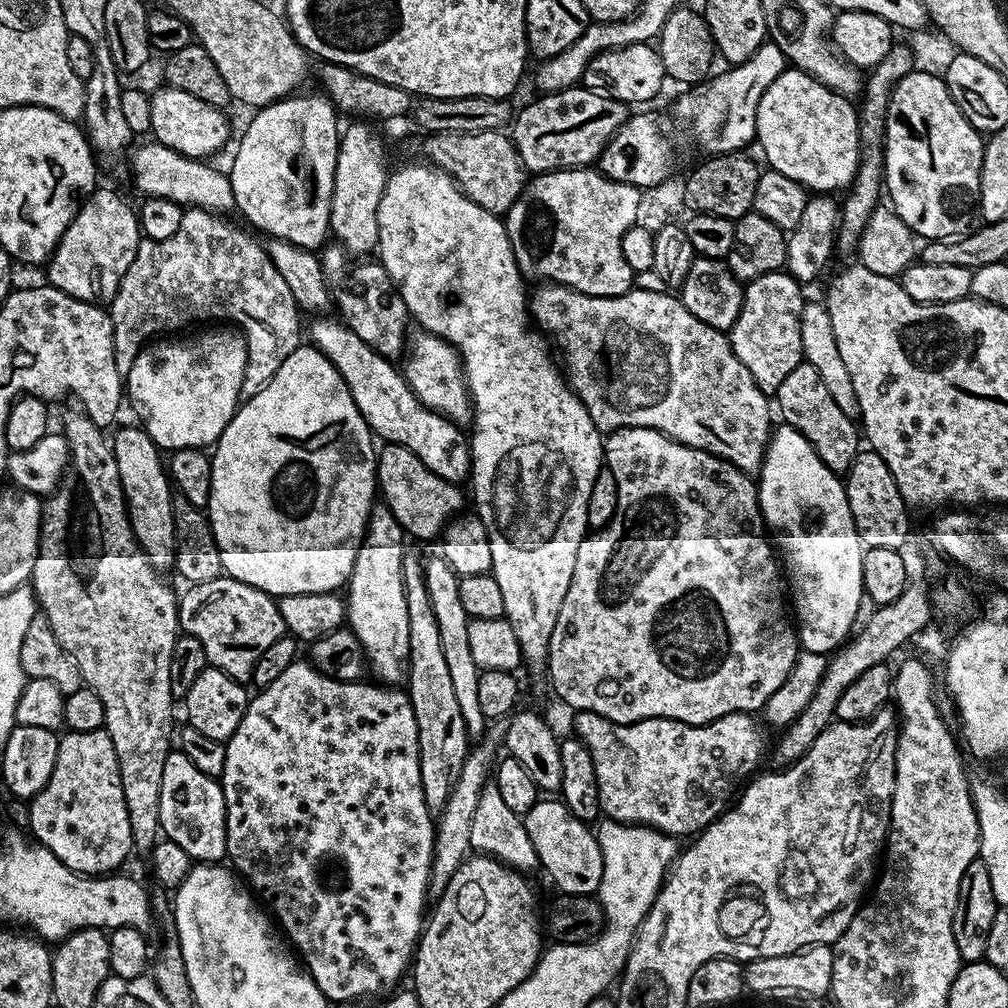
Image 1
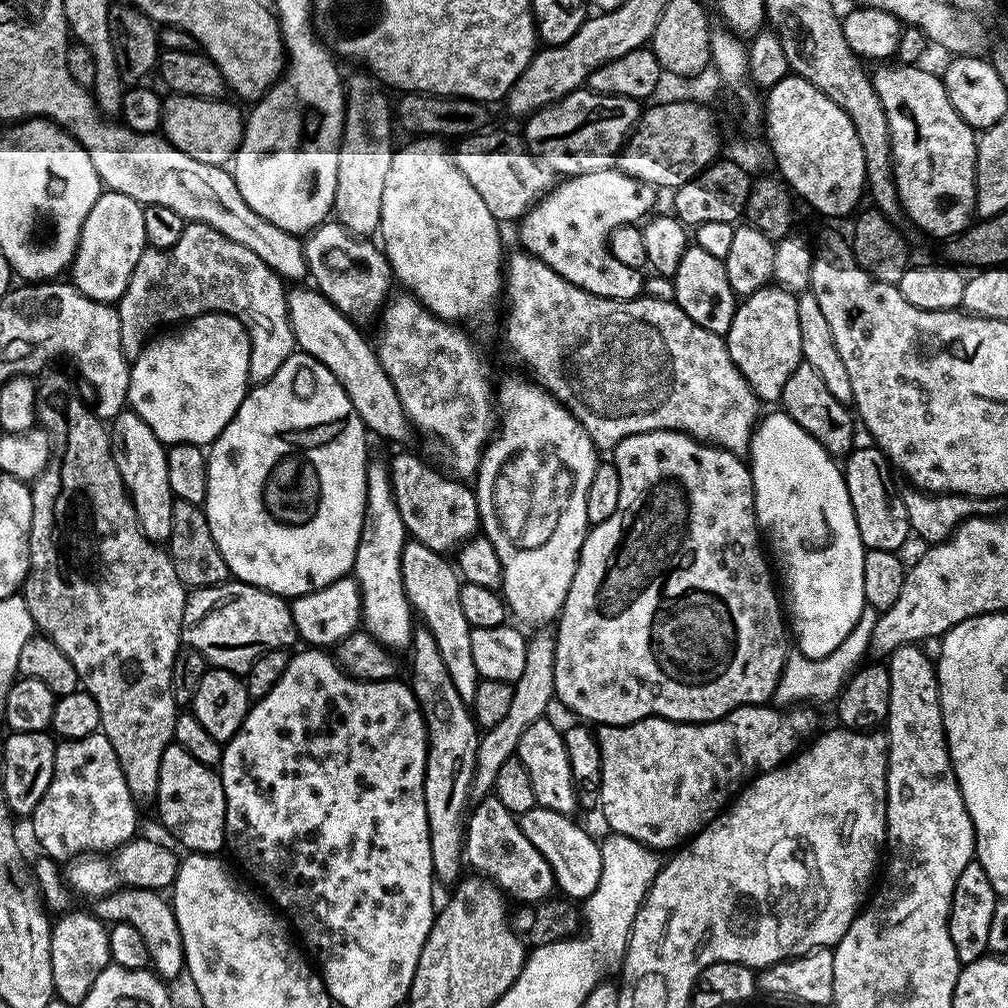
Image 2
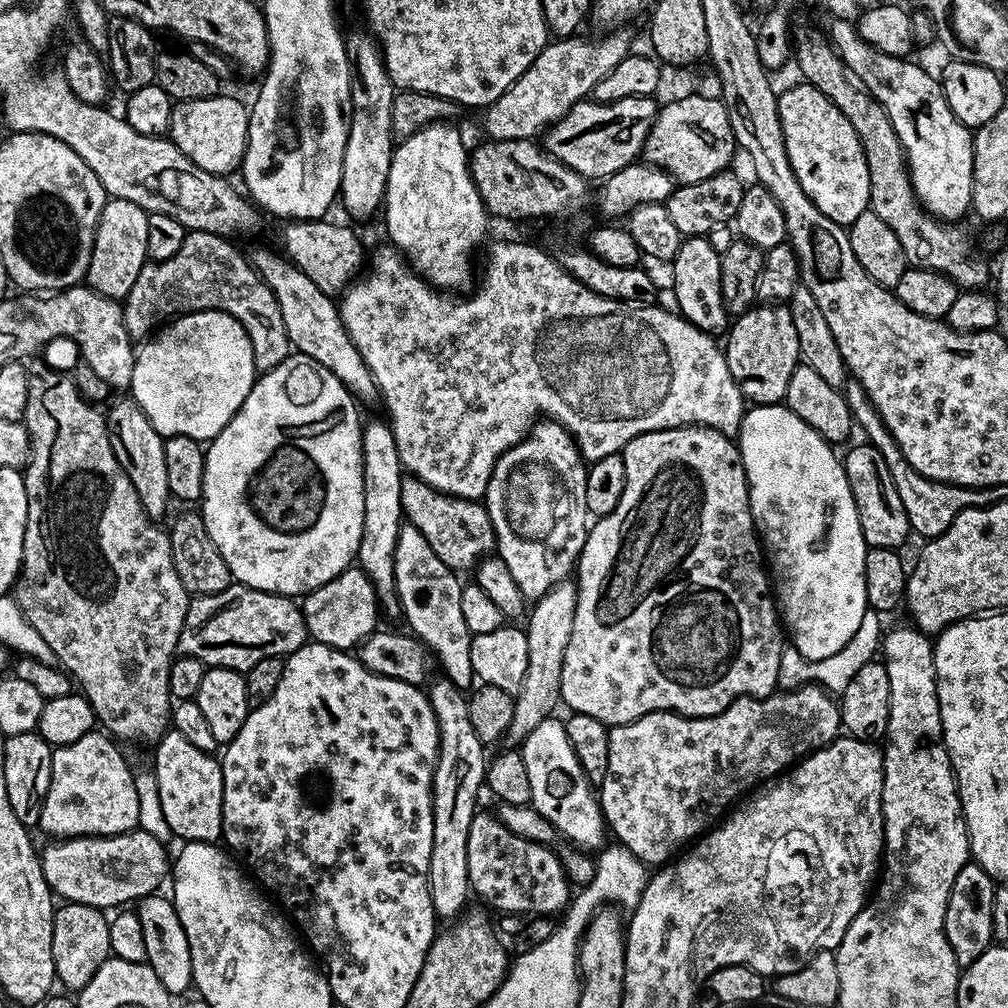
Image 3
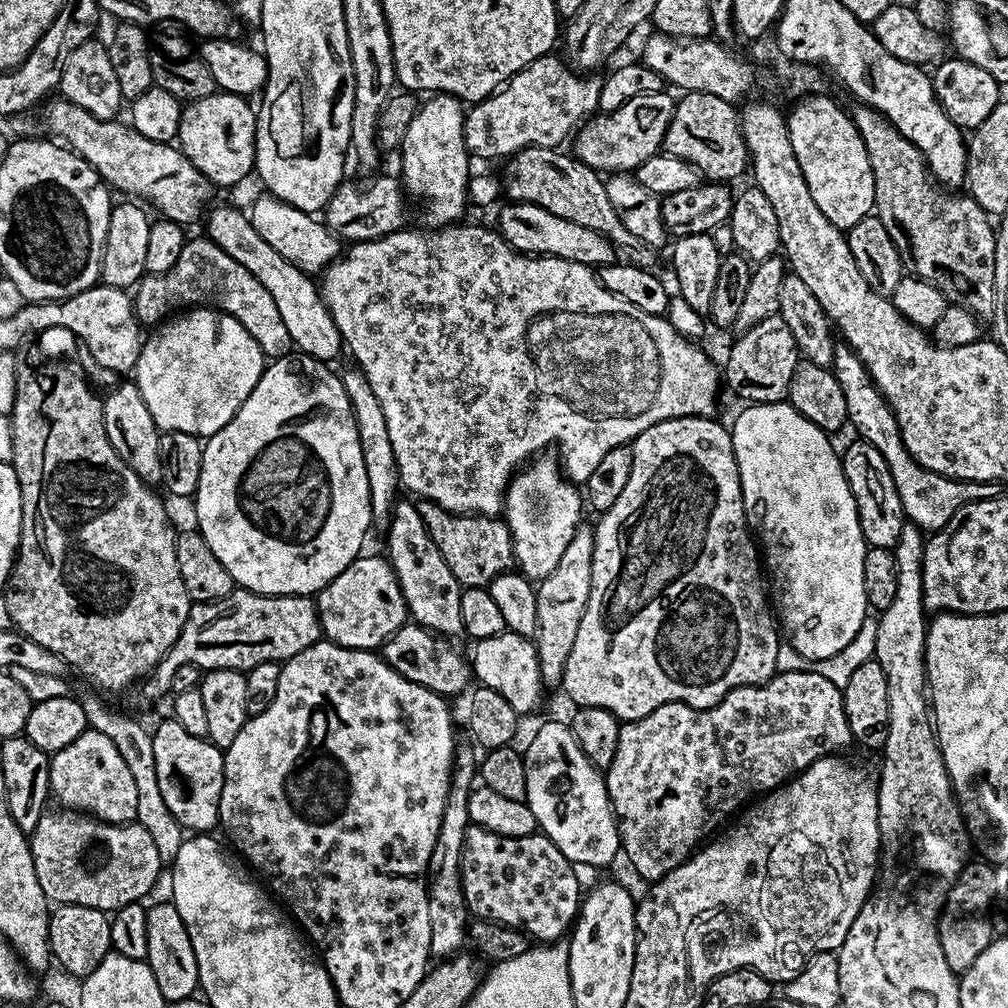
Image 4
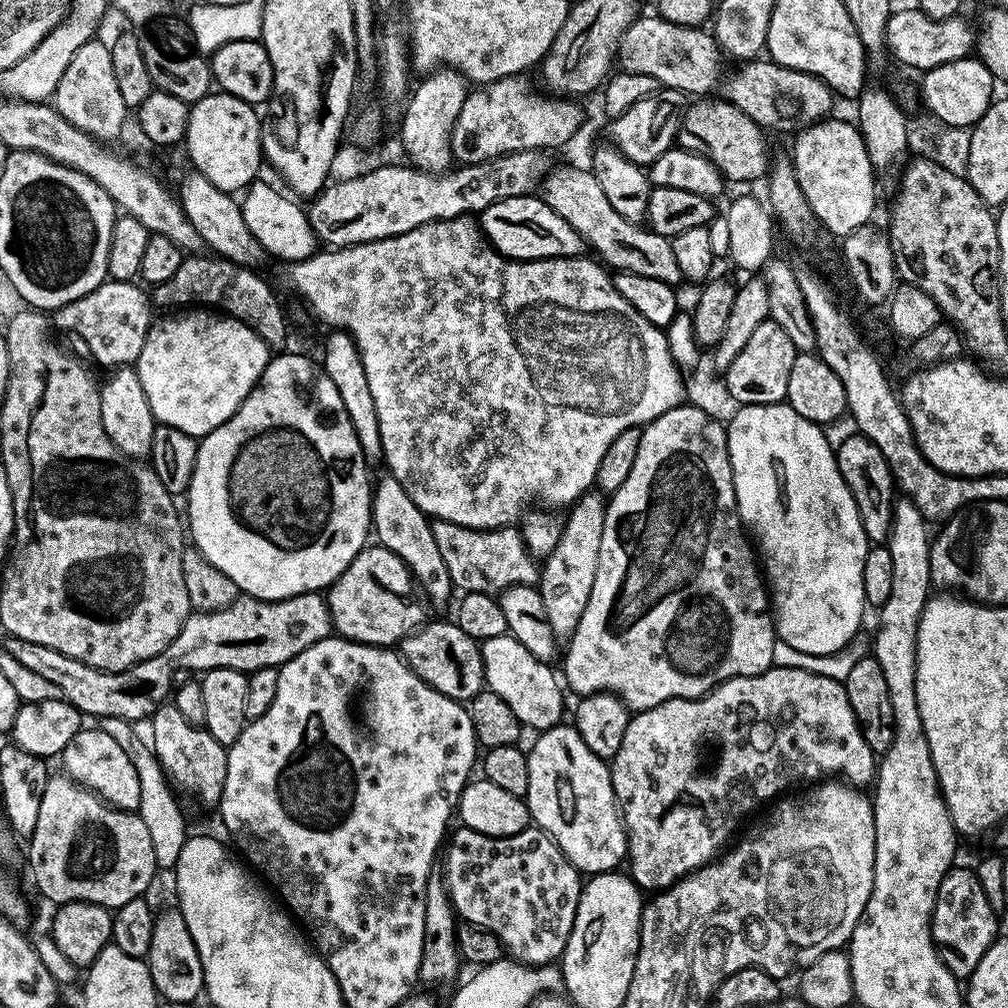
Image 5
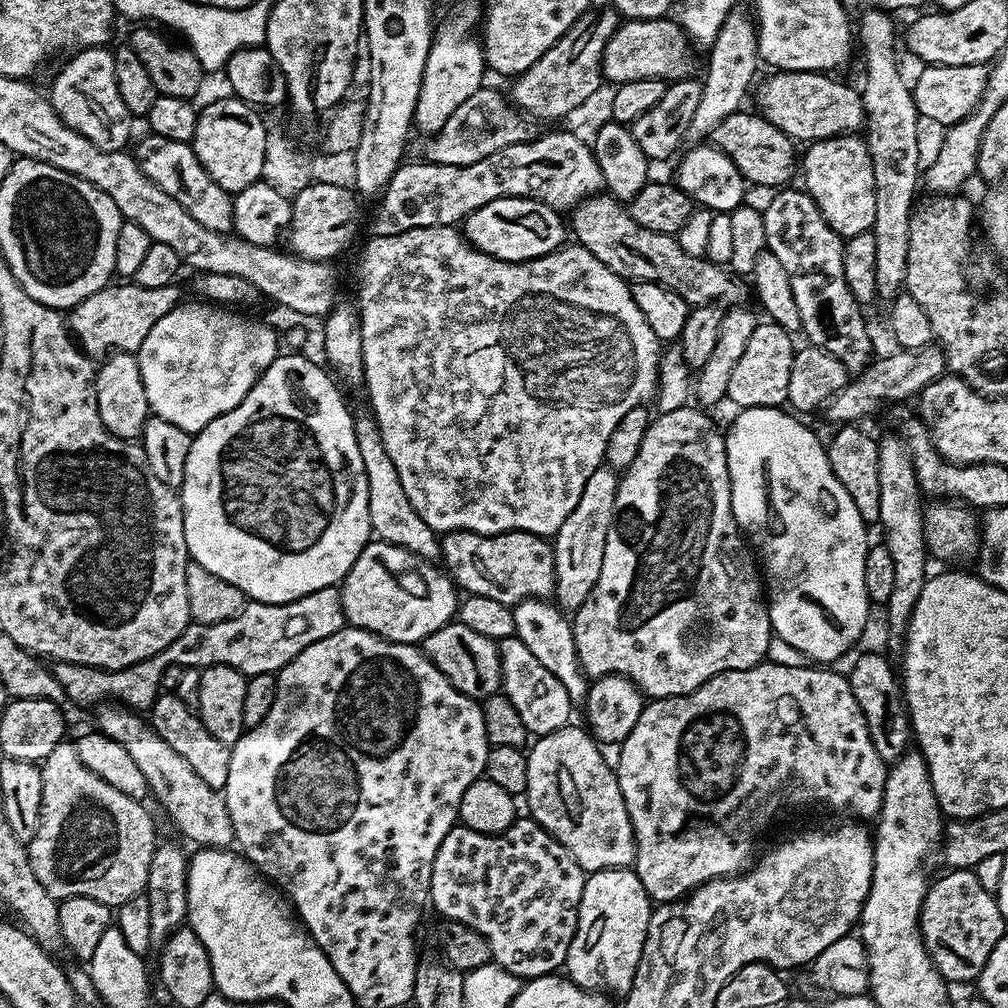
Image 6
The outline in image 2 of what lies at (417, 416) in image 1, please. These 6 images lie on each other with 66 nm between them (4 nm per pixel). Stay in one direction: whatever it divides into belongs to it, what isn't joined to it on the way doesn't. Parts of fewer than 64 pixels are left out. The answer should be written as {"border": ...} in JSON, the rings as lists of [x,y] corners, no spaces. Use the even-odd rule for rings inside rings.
{"border":[[[296,286],[288,292],[288,321],[294,330],[296,348],[310,354],[346,390],[358,418],[362,418],[365,429],[373,437],[381,436],[384,440],[404,440],[410,433],[410,421],[404,413],[402,402],[394,390],[394,382],[386,374],[375,347],[359,332],[357,325],[341,314],[324,295],[315,287]],[[376,435],[376,436],[375,436]]]}

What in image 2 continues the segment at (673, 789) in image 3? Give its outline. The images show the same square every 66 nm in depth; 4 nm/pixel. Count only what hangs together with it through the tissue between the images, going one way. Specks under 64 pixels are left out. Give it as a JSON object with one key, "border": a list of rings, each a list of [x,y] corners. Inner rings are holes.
{"border":[[[747,704],[707,722],[681,722],[647,716],[633,724],[599,725],[595,729],[602,754],[598,801],[605,822],[612,827],[609,829],[615,835],[634,838],[634,842],[642,842],[653,850],[679,849],[725,811],[733,797],[757,773],[780,767],[817,731],[816,712],[812,708],[815,707],[792,706],[781,710],[776,706]]]}

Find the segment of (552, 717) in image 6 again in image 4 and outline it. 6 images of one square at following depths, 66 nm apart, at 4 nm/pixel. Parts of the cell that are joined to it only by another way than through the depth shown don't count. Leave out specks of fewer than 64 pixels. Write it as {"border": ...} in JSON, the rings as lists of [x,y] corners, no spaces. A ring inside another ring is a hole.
{"border":[[[506,630],[502,634],[494,634],[494,638],[475,641],[471,646],[472,674],[483,687],[498,690],[498,694],[502,694],[502,698],[506,698],[506,702],[510,702],[510,706],[514,706],[518,714],[532,712],[539,706],[540,692],[545,691],[545,686],[540,681],[536,646],[529,637]]]}

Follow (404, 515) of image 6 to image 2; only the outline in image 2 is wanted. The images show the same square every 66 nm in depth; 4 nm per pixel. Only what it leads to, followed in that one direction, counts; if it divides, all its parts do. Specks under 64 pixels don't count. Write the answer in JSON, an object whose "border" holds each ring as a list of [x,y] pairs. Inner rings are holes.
{"border":[[[409,539],[402,550],[402,578],[412,611],[419,623],[434,634],[434,642],[438,642],[438,654],[442,654],[442,662],[450,673],[458,694],[462,694],[464,703],[471,706],[474,702],[474,690],[478,690],[478,682],[482,679],[474,666],[474,653],[470,646],[472,628],[462,615],[462,602],[458,598],[461,577],[447,555],[430,550],[430,546],[422,546],[417,540]]]}

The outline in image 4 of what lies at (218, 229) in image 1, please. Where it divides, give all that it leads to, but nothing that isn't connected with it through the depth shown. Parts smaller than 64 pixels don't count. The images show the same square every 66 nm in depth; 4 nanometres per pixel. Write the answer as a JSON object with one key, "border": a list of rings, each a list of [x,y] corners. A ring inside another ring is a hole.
{"border":[[[207,238],[185,239],[178,262],[174,262],[174,266],[166,270],[166,274],[147,274],[135,285],[132,305],[137,321],[144,326],[159,325],[181,310],[214,308],[242,322],[250,338],[258,342],[265,357],[286,356],[294,348],[290,334],[278,315],[278,306],[274,306],[274,298],[270,298],[266,286],[262,286],[262,282],[258,282],[258,278],[254,278],[254,274],[246,270],[246,266],[234,262],[234,258],[230,258],[230,254],[222,250],[222,246]]]}

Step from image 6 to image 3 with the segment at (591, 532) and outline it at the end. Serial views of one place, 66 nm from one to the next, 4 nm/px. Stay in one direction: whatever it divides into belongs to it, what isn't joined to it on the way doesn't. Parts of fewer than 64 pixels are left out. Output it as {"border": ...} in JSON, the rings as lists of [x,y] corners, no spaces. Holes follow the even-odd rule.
{"border":[[[571,579],[558,582],[546,595],[531,605],[527,613],[526,631],[526,678],[519,692],[515,693],[514,718],[503,734],[503,743],[508,746],[523,745],[525,738],[538,726],[538,722],[549,719],[557,707],[561,707],[562,658],[566,656],[566,645],[570,642],[570,630],[574,630],[577,585]]]}

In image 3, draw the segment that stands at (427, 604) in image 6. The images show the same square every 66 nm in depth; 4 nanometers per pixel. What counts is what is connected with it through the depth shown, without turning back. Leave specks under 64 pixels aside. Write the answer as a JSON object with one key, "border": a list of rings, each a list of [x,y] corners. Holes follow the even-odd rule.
{"border":[[[349,566],[330,582],[307,593],[302,600],[302,611],[309,637],[315,643],[341,650],[355,649],[367,636],[371,636],[378,628],[376,619],[382,616],[376,588],[358,566]]]}

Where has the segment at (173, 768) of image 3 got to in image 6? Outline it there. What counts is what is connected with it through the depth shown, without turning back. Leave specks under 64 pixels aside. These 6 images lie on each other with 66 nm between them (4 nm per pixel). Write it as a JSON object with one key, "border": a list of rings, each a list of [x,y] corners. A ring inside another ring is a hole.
{"border":[[[161,694],[152,703],[150,715],[152,715],[152,720],[150,716],[152,731],[163,738],[166,746],[170,746],[170,750],[174,750],[178,758],[188,763],[190,770],[194,770],[194,774],[198,774],[198,778],[202,778],[206,786],[217,790],[222,790],[226,786],[226,774],[230,774],[231,747],[218,742],[218,738],[214,738],[214,734],[210,734],[210,730],[204,728],[199,715],[188,708],[186,702],[182,702],[182,698],[178,698],[175,694]]]}

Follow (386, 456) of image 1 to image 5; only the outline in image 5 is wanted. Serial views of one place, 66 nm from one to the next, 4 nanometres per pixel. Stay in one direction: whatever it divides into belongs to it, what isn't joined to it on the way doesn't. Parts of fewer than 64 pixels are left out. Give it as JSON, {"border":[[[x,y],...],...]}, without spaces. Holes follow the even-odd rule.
{"border":[[[433,519],[432,533],[434,534],[434,542],[442,554],[442,562],[446,562],[446,574],[450,574],[452,587],[461,593],[490,592],[499,594],[514,586],[522,586],[523,584],[532,586],[539,581],[540,568],[528,547],[524,545],[524,534],[519,527],[464,528],[461,524]]]}

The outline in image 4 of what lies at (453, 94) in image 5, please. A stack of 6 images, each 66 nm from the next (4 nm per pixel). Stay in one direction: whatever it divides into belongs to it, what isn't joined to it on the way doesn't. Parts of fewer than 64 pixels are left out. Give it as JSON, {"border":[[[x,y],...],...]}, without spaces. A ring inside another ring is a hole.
{"border":[[[432,94],[417,107],[414,118],[400,143],[400,172],[402,187],[409,197],[424,199],[424,220],[429,229],[455,224],[461,219],[464,207],[469,207],[468,160],[470,153],[464,145],[466,108],[455,96]]]}

